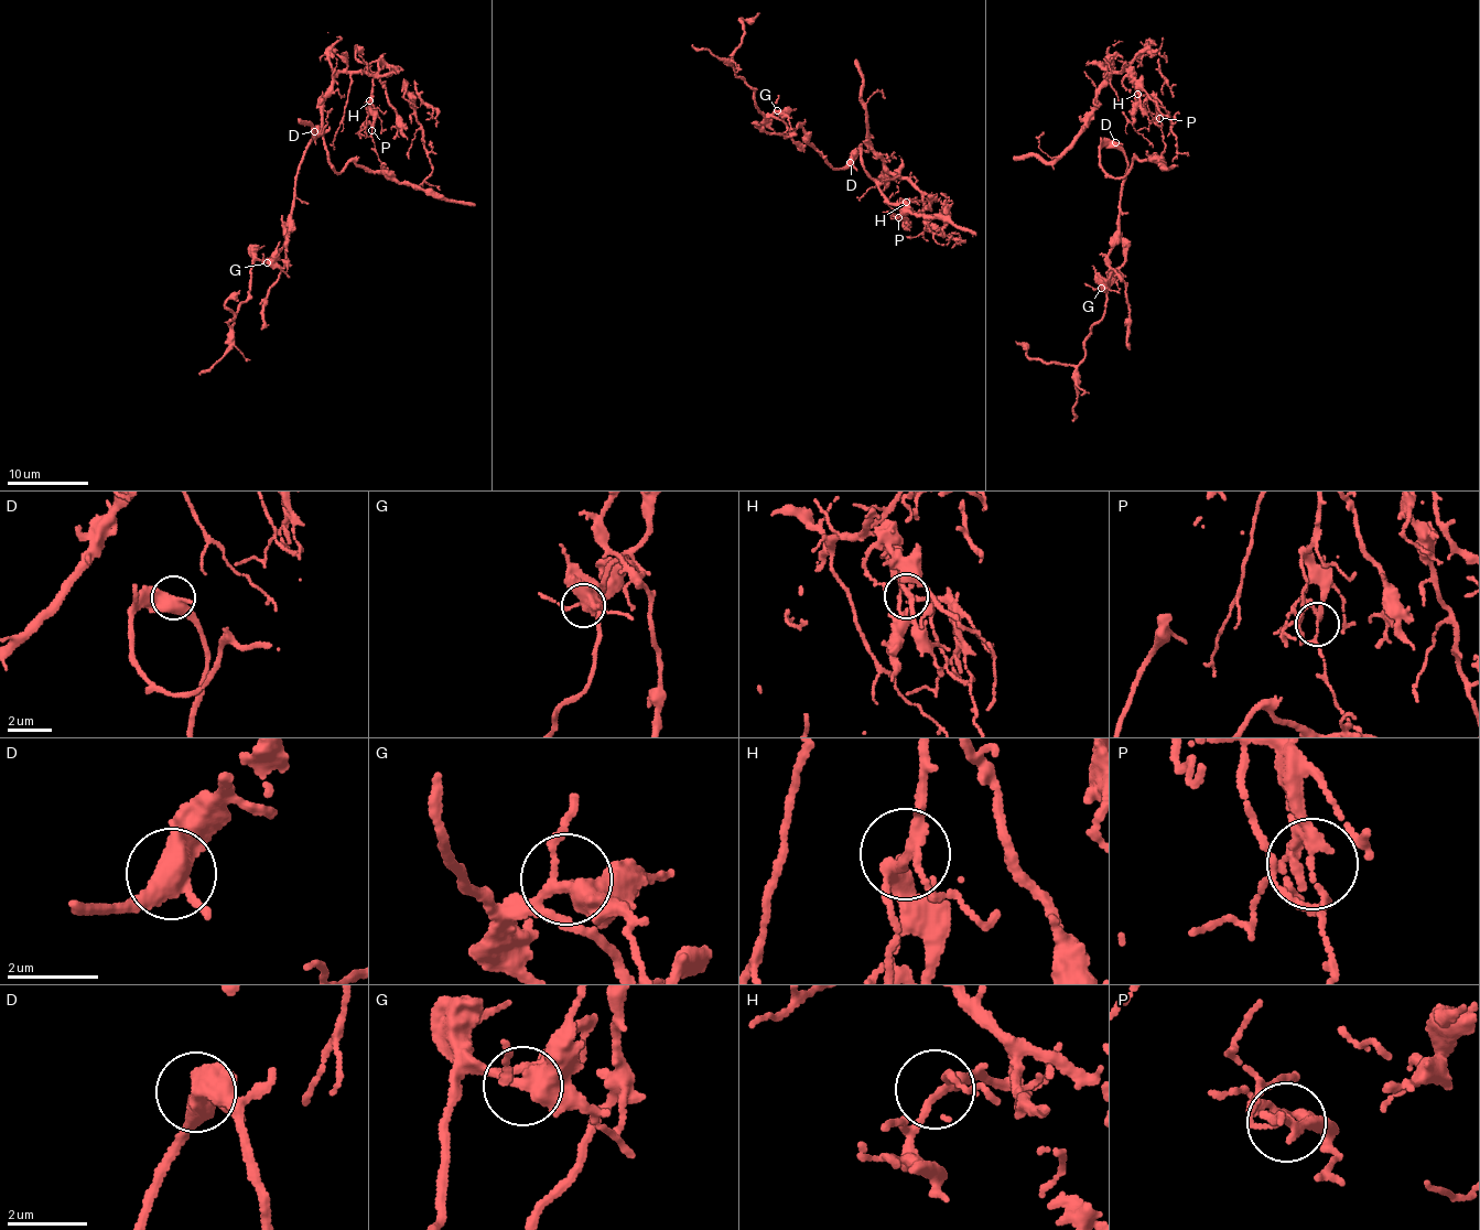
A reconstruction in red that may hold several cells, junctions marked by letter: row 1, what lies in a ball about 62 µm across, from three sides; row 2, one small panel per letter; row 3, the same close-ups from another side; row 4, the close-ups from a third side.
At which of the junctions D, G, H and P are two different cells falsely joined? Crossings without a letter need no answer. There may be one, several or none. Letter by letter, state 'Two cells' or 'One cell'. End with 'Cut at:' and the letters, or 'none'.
D: One cell
G: One cell
H: One cell
P: Two cells
Cut at: P

